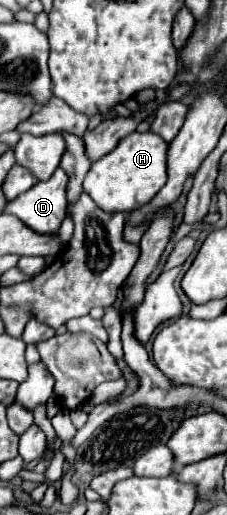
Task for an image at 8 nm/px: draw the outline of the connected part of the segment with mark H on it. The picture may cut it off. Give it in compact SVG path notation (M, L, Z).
M147 131L131 133L119 141L117 149L95 161L83 181L83 191L107 213L131 213L147 205L167 181L167 143Z

